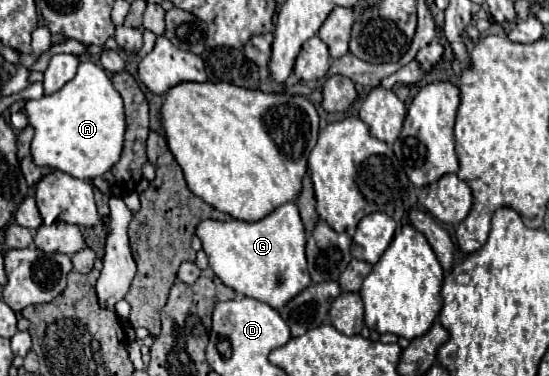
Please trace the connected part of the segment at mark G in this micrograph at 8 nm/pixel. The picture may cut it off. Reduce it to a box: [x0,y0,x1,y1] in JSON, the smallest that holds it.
[195,201,311,309]

